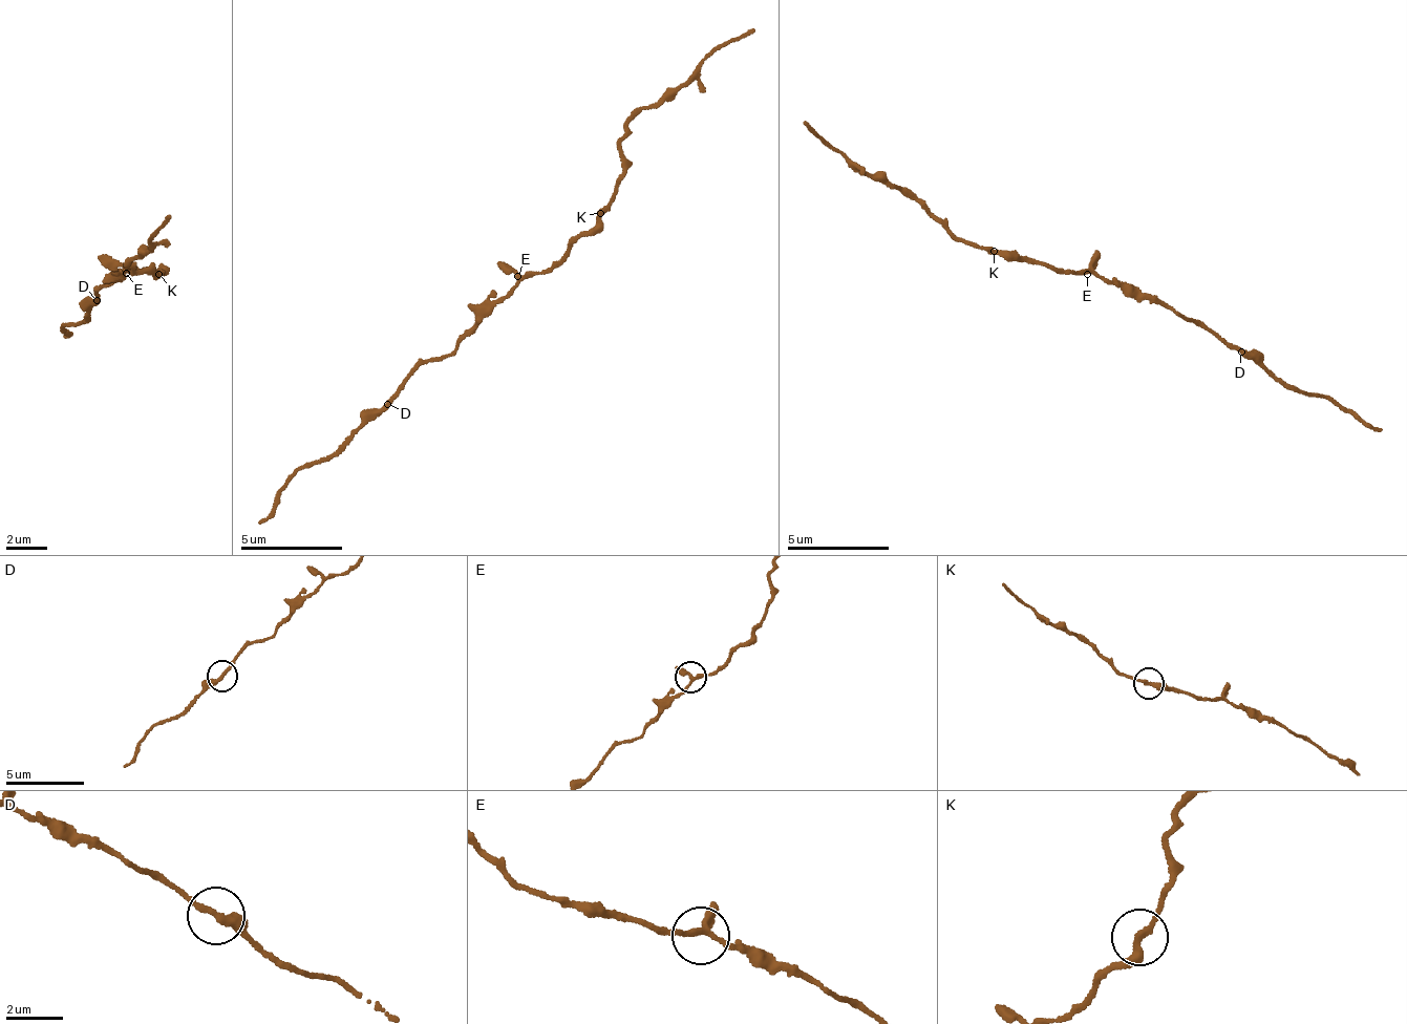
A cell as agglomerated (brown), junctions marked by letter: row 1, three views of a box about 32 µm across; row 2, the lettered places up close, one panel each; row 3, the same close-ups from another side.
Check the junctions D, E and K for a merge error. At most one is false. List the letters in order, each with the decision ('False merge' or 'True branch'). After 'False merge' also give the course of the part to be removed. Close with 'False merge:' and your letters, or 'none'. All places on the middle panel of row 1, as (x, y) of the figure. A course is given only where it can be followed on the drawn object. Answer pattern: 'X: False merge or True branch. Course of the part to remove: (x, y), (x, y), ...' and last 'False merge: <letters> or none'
D: True branch
E: True branch
K: False merge. Course of the part to remove: (600, 213), (618, 175), (627, 122), (752, 32)
False merge: K

